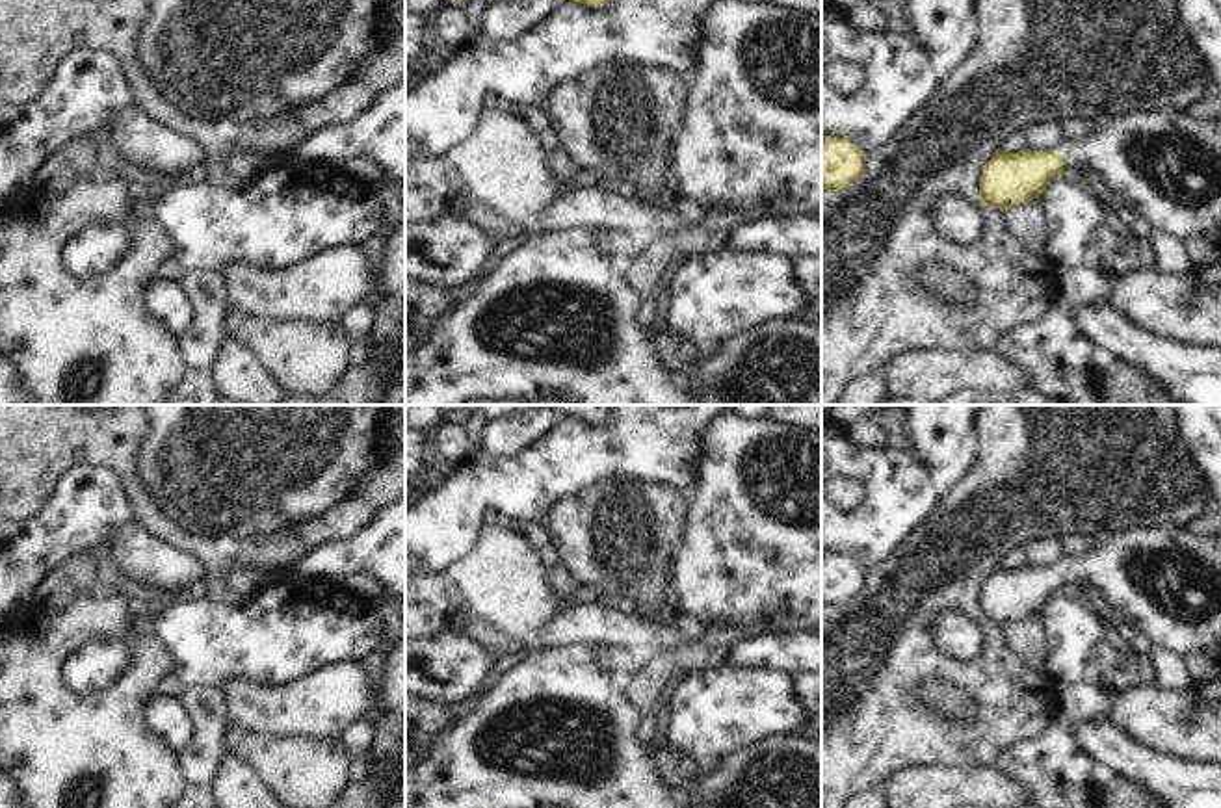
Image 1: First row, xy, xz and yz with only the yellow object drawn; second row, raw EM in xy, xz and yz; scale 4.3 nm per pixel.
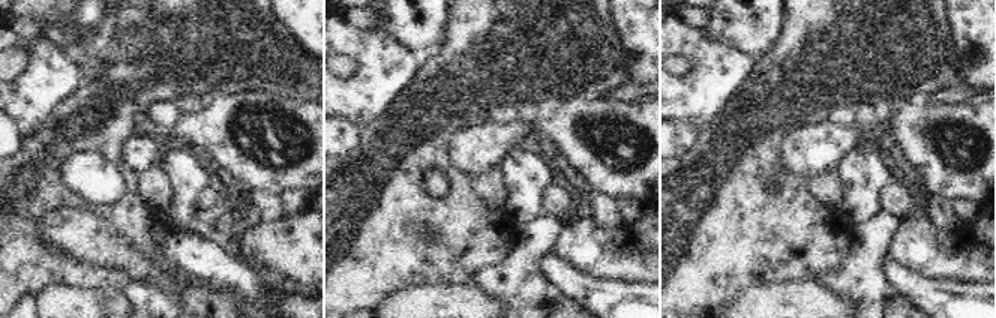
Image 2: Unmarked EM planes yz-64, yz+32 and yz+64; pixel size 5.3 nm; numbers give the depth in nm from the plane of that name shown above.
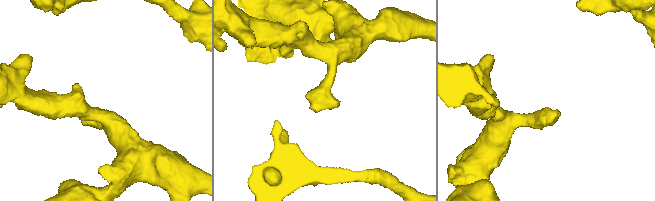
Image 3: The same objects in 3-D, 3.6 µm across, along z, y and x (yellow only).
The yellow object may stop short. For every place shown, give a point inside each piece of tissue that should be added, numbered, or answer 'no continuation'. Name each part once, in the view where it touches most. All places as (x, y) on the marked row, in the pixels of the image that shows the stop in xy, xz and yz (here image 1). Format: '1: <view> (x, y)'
1: yz (1168, 166)

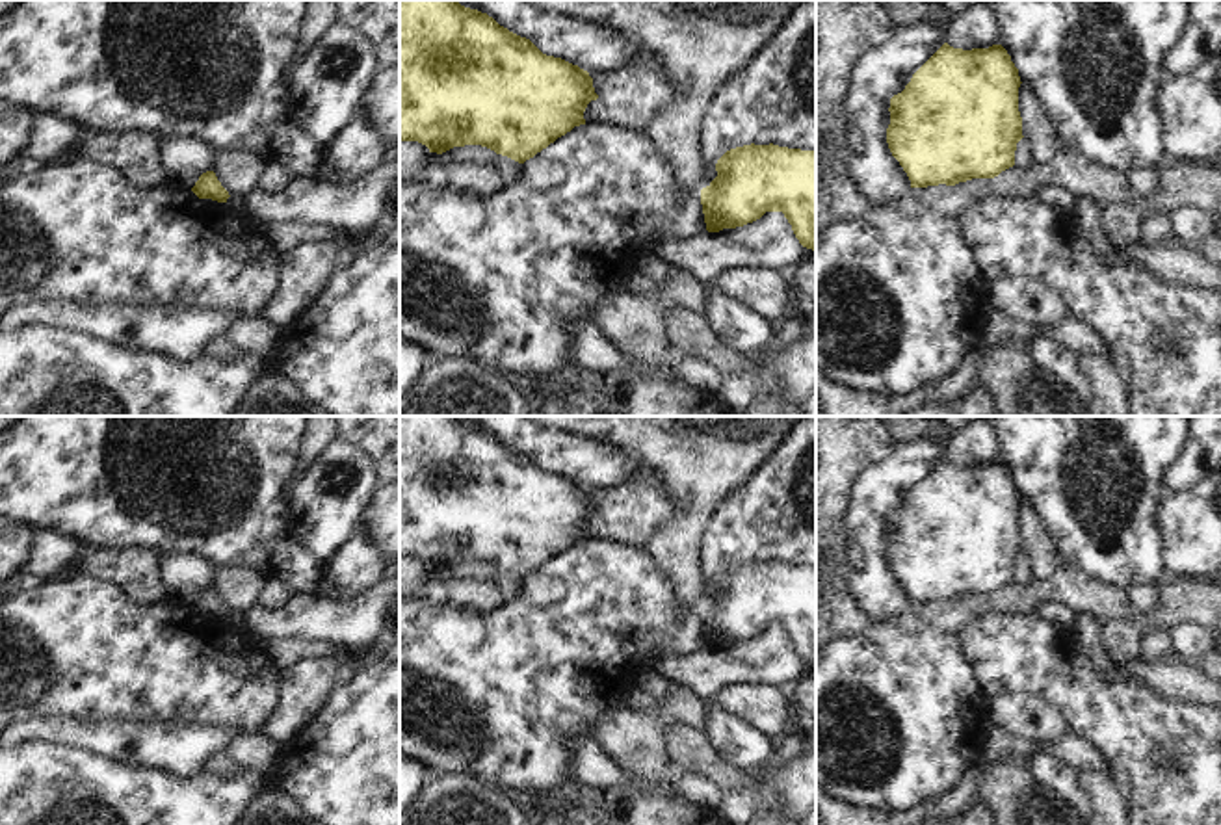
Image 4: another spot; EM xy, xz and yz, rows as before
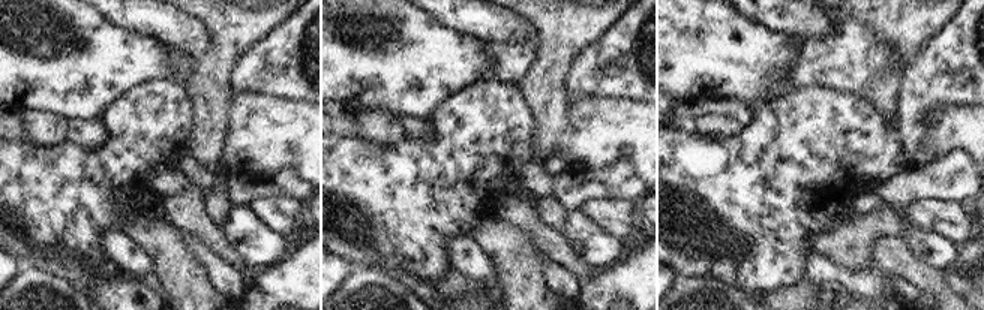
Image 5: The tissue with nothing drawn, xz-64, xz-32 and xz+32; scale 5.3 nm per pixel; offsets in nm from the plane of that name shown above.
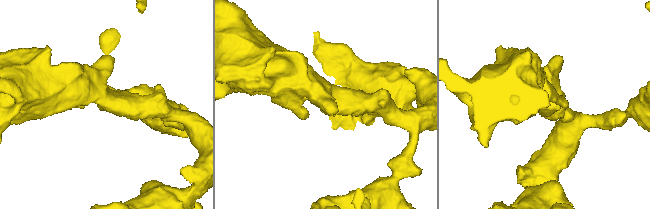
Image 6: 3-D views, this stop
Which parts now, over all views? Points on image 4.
no continuation

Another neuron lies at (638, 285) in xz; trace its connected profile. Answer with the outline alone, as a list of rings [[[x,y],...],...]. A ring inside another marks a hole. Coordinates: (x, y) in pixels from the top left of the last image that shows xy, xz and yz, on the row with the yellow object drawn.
[[[639,268],[634,269],[634,273],[623,284],[623,292],[639,295],[643,299],[658,295],[662,288],[663,288],[663,282],[649,281]]]

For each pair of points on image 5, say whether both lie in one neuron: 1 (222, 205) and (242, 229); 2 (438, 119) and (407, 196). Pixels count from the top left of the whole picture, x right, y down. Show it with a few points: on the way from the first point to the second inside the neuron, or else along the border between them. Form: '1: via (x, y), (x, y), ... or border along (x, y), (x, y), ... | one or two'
1: border along (231, 204), (221, 226) | two
2: via (441, 138), (441, 162), (426, 177) | one

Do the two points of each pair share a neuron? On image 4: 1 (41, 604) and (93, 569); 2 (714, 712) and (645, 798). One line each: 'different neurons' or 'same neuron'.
1: different neurons
2: different neurons

